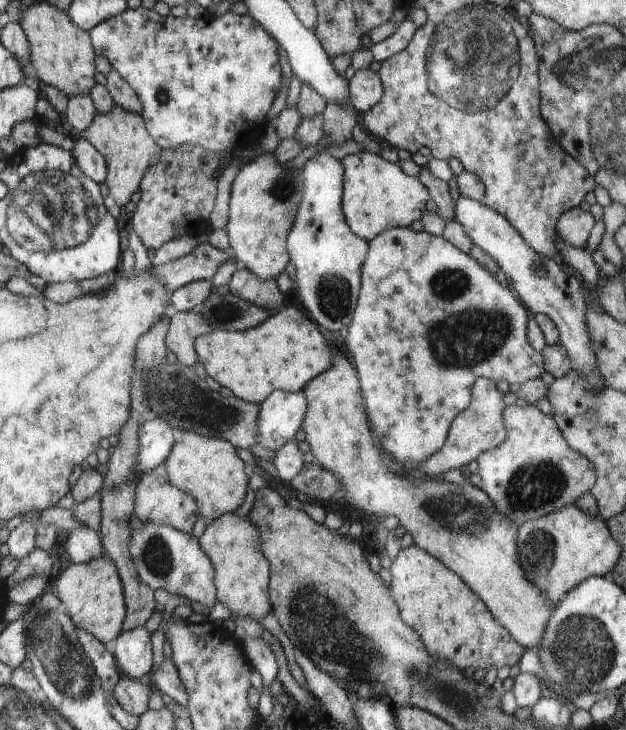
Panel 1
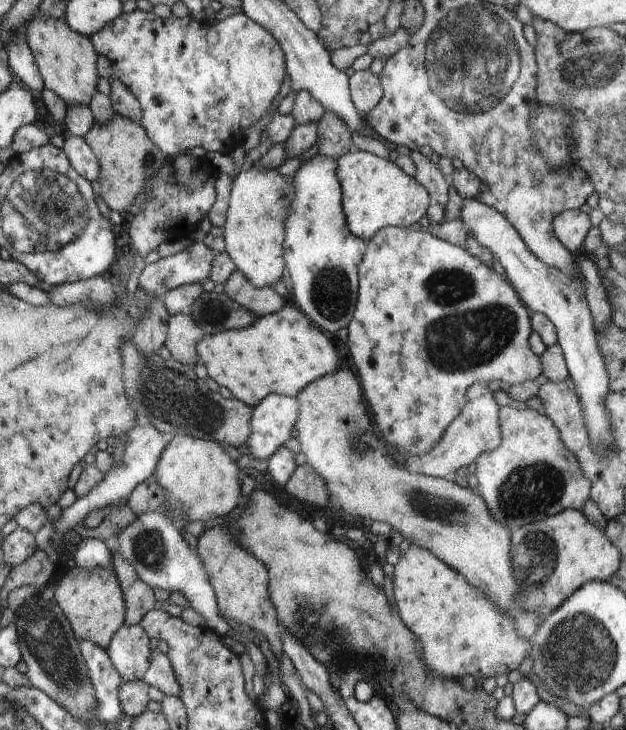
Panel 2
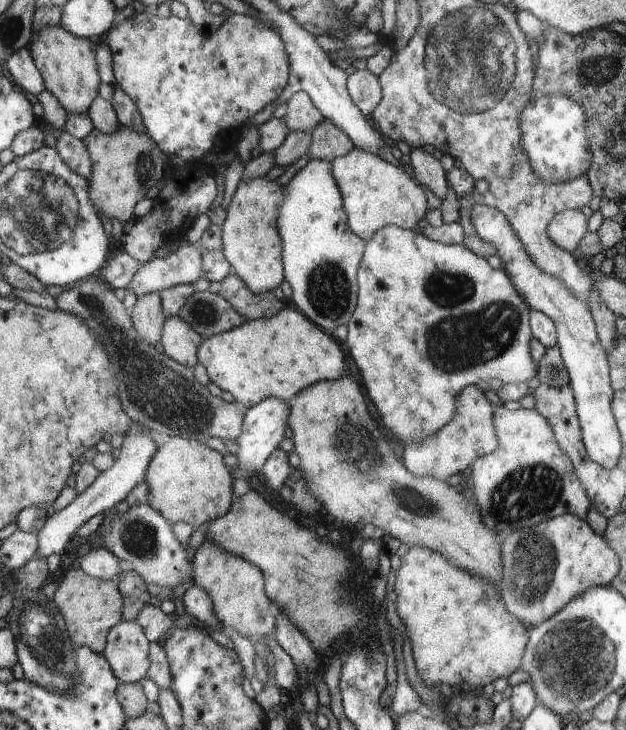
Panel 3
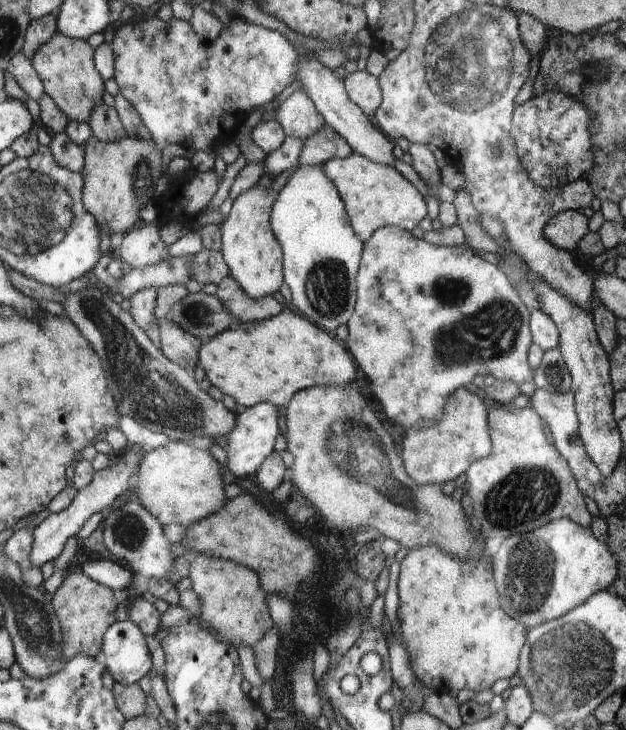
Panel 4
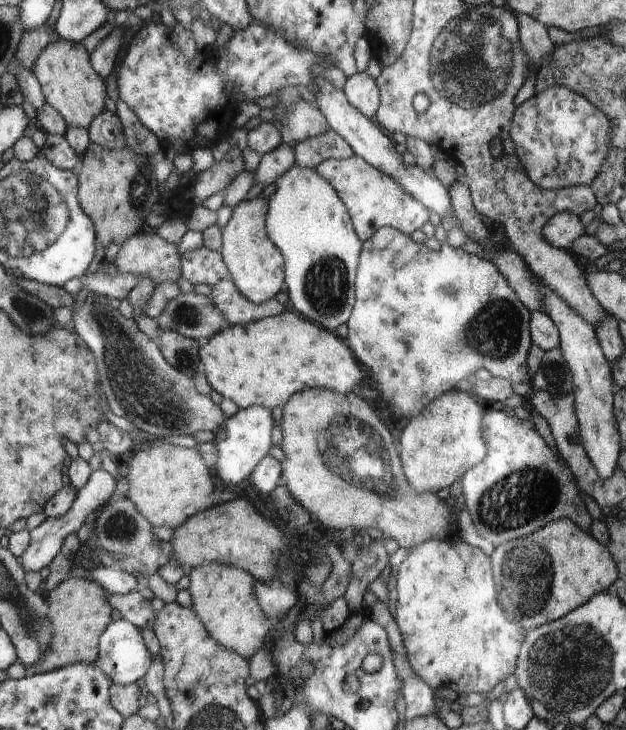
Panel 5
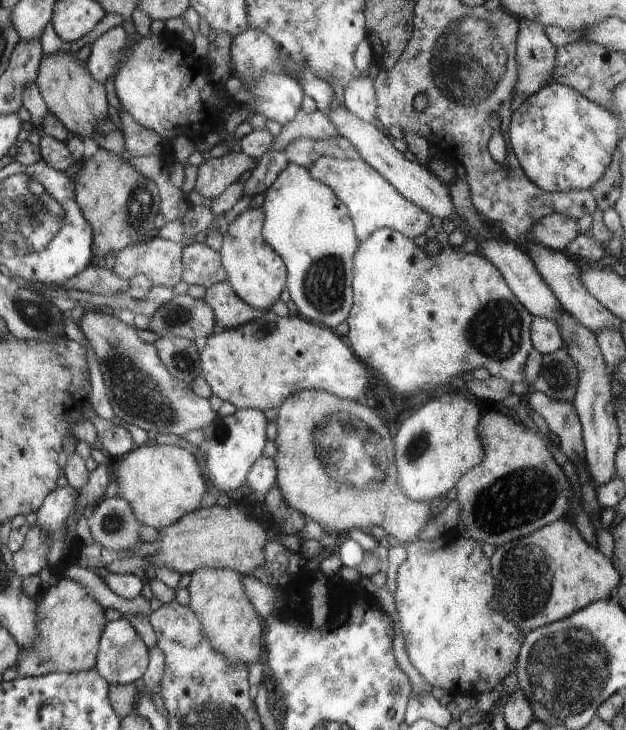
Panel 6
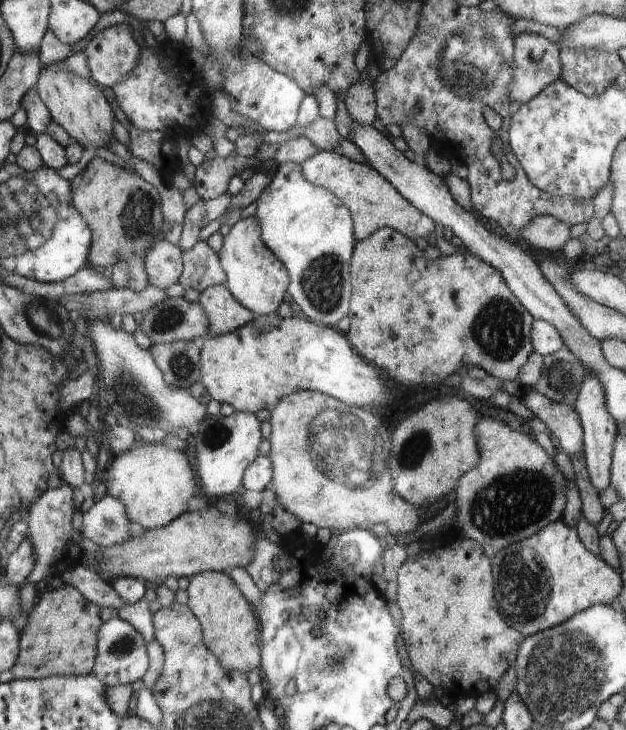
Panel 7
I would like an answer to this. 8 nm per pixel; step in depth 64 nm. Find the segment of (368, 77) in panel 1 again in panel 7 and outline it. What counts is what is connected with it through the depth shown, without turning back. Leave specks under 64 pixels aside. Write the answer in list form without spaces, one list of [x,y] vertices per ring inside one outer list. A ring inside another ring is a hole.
[[[371,79],[354,84],[344,102],[353,122],[366,126],[376,120],[376,95]]]

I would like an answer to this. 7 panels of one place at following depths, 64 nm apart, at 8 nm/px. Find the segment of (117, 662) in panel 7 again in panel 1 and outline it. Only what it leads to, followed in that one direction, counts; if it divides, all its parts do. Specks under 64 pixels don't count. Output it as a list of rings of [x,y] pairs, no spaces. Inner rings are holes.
[[[145,627],[121,632],[111,645],[118,668],[128,678],[139,679],[152,670],[152,646]]]

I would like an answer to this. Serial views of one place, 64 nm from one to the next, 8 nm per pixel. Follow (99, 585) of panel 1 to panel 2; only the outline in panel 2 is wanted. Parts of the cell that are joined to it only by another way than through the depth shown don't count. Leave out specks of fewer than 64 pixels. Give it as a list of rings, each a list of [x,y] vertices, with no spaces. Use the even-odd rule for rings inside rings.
[[[76,566],[62,579],[55,599],[80,642],[91,641],[108,651],[114,634],[125,625],[125,601],[113,568],[91,572]]]

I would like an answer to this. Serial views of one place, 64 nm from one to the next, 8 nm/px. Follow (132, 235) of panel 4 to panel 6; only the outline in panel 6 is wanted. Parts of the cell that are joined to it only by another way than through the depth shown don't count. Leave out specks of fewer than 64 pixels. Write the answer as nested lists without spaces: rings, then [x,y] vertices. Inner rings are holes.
[[[160,236],[152,242],[140,242],[118,252],[113,270],[122,280],[144,274],[154,286],[174,287],[184,276],[183,247]]]

